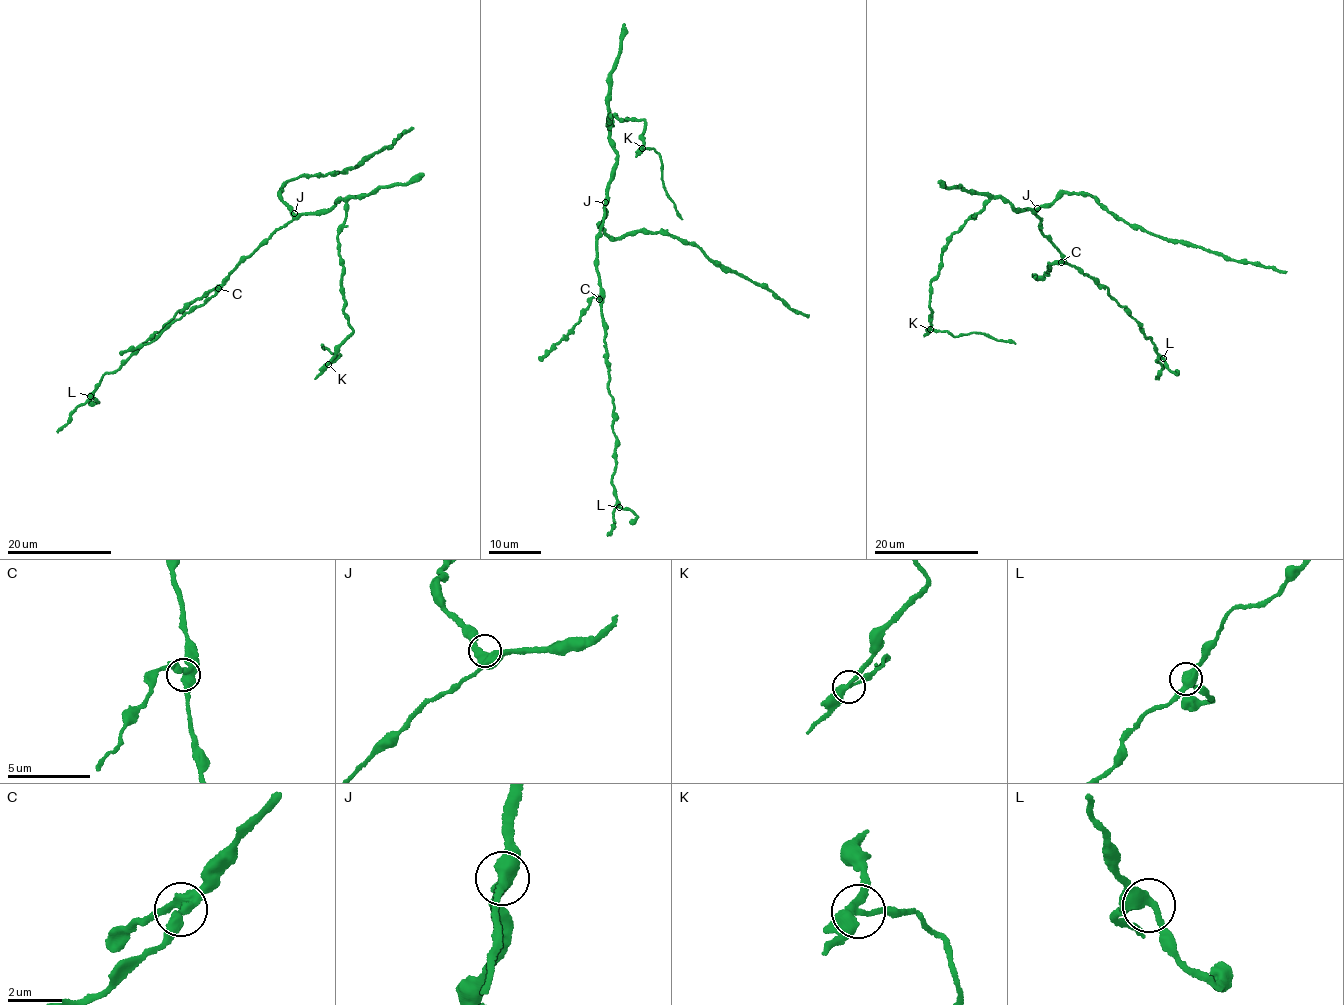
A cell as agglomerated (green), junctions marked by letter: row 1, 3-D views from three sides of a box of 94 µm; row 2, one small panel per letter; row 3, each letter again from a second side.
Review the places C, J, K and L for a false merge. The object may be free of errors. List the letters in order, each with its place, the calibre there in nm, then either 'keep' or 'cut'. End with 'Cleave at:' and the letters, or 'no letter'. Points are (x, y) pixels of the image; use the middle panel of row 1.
C: (599, 299) | 340 nm | keep
J: (605, 202) | 400 nm | keep
K: (642, 148) | 240 nm | cut
L: (619, 507) | 380 nm | keep
Cleave at: K

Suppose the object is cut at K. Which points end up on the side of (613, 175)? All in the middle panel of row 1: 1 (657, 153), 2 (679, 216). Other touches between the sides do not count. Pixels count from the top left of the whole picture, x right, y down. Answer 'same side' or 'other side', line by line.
1: other side
2: other side

